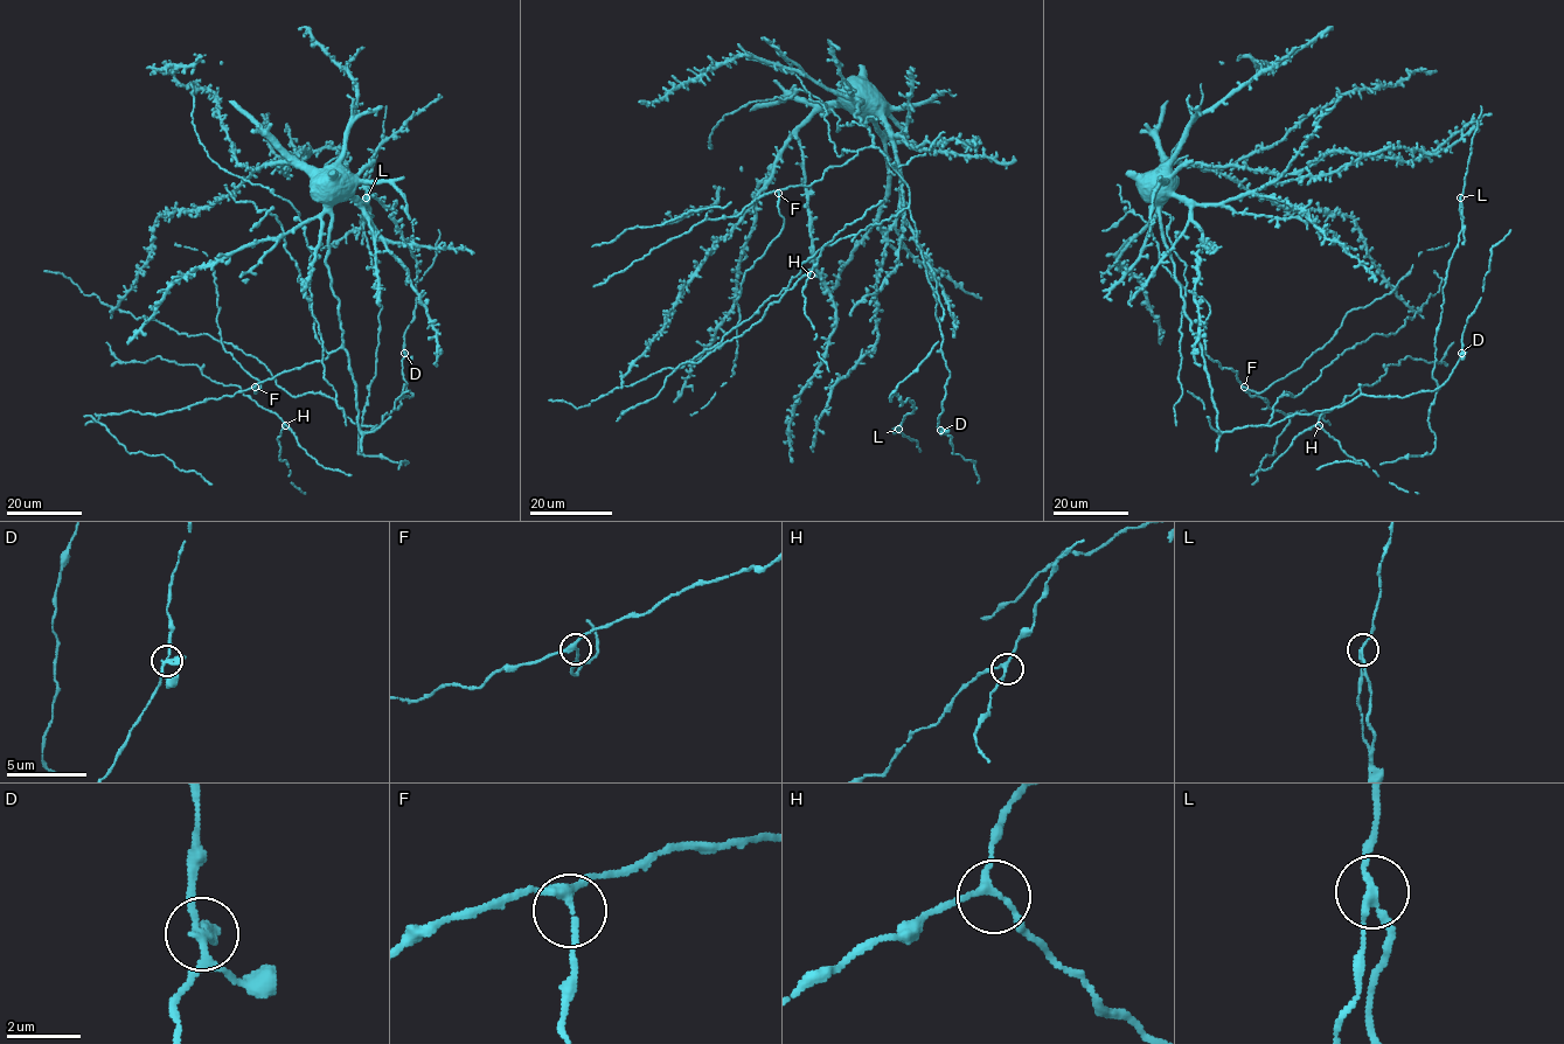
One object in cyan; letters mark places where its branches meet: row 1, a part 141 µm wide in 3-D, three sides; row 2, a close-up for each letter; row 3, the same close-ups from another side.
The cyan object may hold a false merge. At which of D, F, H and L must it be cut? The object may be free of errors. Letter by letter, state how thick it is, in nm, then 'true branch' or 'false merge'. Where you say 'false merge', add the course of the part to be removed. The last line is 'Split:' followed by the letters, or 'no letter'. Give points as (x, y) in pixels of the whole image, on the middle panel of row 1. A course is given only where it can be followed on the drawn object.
D: 200 nm thick; true branch
F: 220 nm thick; true branch
H: 180 nm thick; true branch
L: 170 nm thick; false merge
Split: L

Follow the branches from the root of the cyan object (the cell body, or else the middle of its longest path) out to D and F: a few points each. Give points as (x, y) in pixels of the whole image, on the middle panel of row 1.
D: (859, 88), (854, 115), (909, 189), (916, 244), (937, 303), (940, 352), (950, 373), (940, 430)
F: (859, 88), (854, 115), (873, 144), (808, 186), (778, 193)

